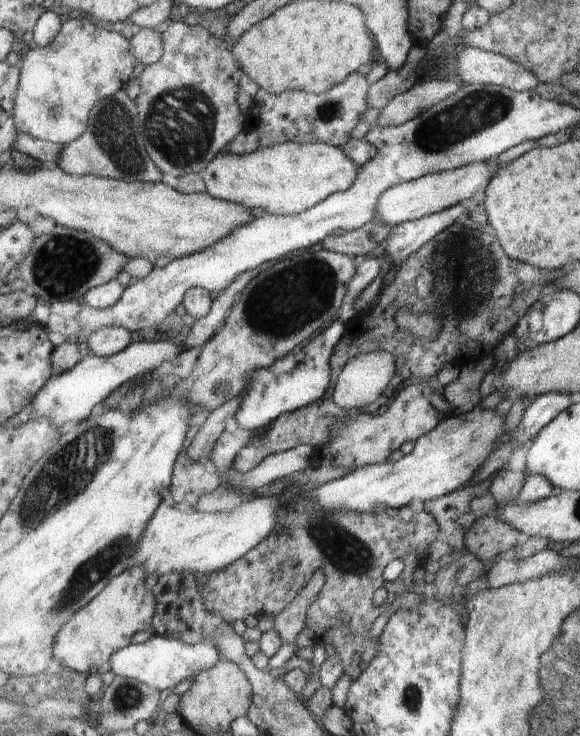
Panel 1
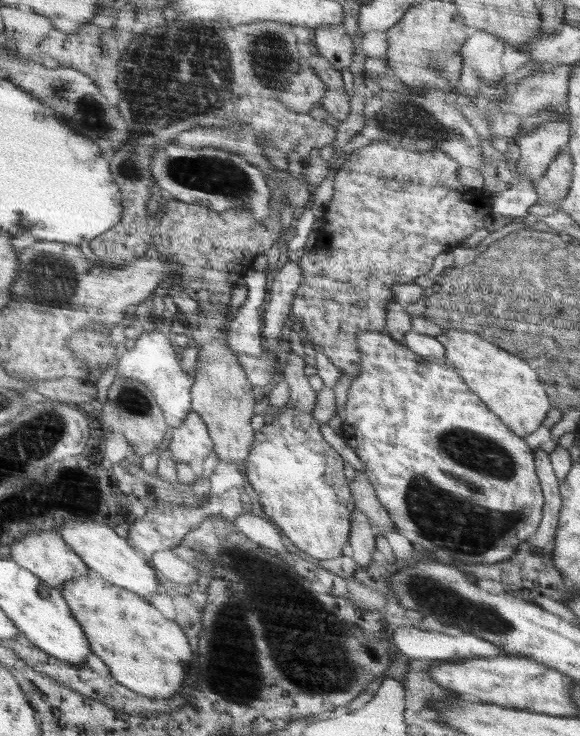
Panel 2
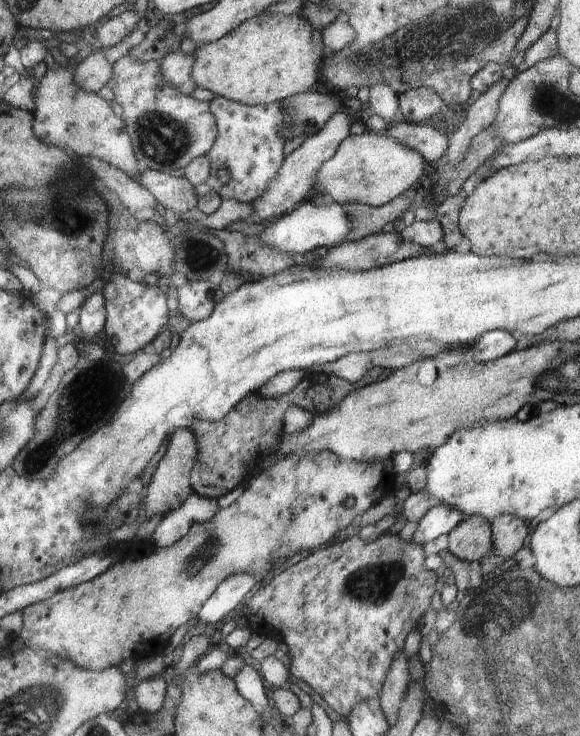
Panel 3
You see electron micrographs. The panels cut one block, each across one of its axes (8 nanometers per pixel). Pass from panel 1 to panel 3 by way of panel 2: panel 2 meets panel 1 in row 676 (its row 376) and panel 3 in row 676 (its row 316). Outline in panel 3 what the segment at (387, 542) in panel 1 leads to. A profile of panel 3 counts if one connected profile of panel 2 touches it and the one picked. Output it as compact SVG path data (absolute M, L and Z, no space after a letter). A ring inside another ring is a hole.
M361 532L344 542L316 549L297 564L264 581L264 586L241 609L252 630L282 637L292 655L289 674L308 682L314 692L345 719L357 704L378 696L383 690L395 652L400 651L408 633L418 626L437 591L434 590L436 574L424 568L421 544L406 541L394 532L384 533L371 542L364 542L360 535Z

